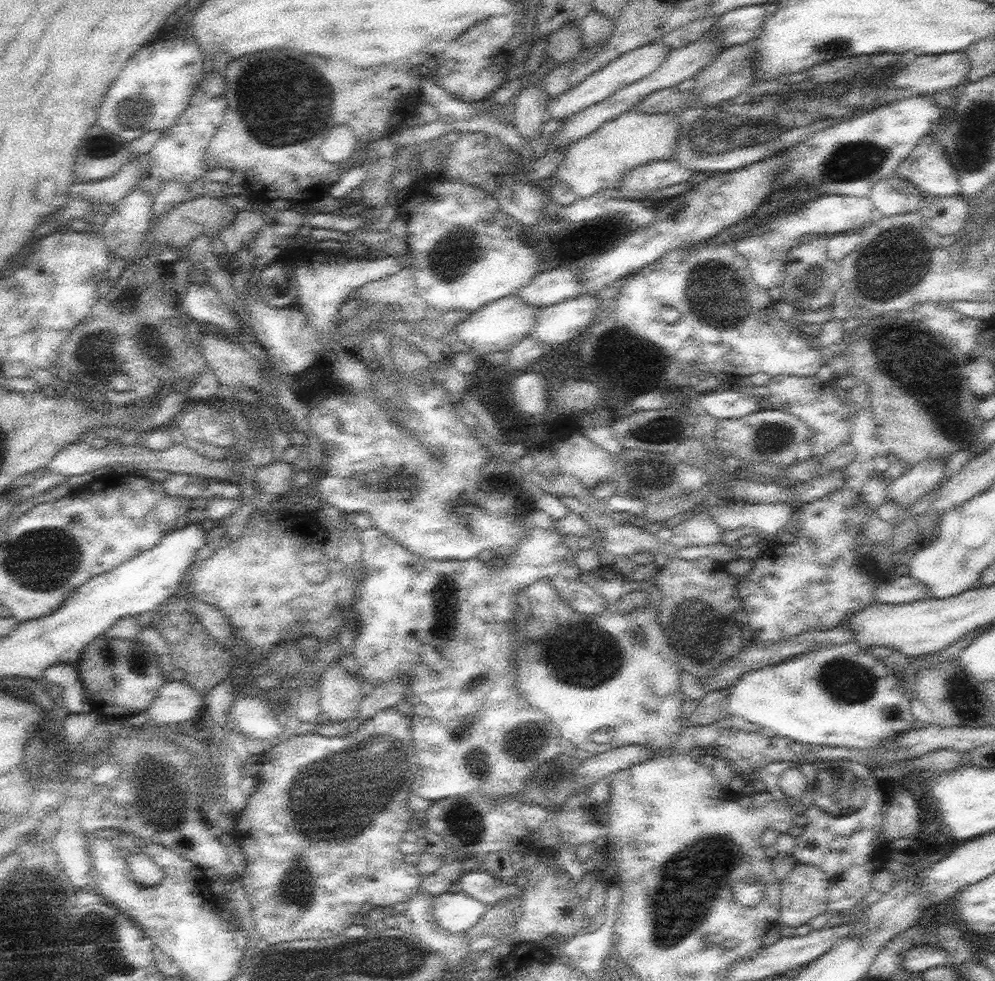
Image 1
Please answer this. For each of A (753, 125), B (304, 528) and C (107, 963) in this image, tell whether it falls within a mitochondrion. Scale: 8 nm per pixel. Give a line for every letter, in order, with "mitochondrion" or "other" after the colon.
A: mitochondrion
B: other
C: mitochondrion

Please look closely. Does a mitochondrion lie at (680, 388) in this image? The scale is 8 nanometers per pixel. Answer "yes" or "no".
no

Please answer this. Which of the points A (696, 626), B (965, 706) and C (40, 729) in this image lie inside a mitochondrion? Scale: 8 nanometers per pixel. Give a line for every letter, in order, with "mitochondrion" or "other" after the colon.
A: mitochondrion
B: mitochondrion
C: other

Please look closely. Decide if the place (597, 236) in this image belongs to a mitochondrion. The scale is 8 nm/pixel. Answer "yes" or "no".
no

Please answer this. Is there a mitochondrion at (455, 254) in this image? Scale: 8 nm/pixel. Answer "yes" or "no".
yes

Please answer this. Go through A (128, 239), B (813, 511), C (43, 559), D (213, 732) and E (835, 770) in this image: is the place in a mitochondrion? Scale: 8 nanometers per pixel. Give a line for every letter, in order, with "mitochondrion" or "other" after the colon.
A: other
B: other
C: mitochondrion
D: other
E: other

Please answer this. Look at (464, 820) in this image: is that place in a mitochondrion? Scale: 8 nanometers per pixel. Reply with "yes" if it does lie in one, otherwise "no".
yes

